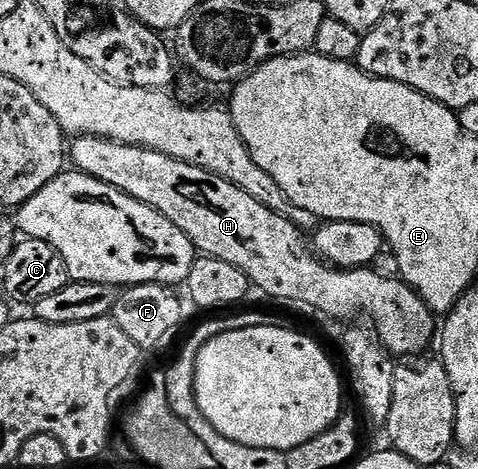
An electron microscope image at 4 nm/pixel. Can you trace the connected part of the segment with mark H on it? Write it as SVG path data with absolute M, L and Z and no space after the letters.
M99 136L72 139L69 160L86 176L96 176L157 209L189 237L202 255L237 266L254 287L256 284L275 300L292 300L335 320L351 320L358 312L364 312L371 316L370 327L379 343L395 358L415 356L430 346L434 336L436 339L436 313L402 279L386 280L371 272L375 270L370 267L336 270L328 266L313 251L294 219L277 215L233 182L209 170L148 148L102 140Z

